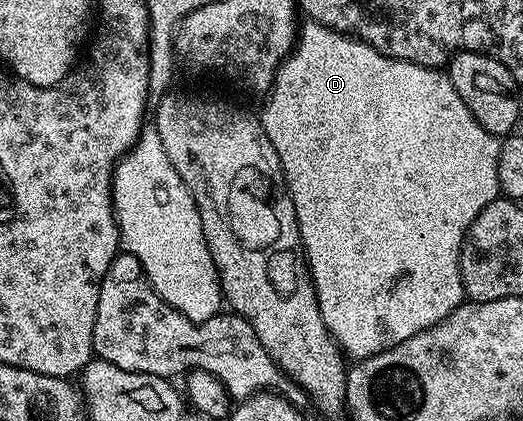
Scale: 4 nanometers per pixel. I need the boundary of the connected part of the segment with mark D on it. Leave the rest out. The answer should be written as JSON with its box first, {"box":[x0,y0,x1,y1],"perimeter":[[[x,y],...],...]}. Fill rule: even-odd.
{"box":[261,21,501,361],"perimeter":[[[307,21],[300,26],[295,47],[279,66],[266,99],[267,104],[261,110],[263,128],[269,141],[273,141],[273,149],[277,149],[287,189],[295,206],[303,253],[307,256],[311,279],[315,282],[321,317],[331,330],[333,338],[339,342],[344,356],[348,360],[358,361],[377,353],[385,353],[385,349],[393,349],[401,345],[401,341],[449,317],[449,313],[453,313],[453,309],[457,309],[465,299],[459,268],[464,236],[478,214],[501,195],[497,177],[500,136],[486,131],[477,117],[469,113],[469,105],[465,105],[457,89],[453,89],[450,74],[438,67],[422,67],[404,59],[390,59],[388,55],[382,55],[360,39],[343,35],[320,23]]]}

